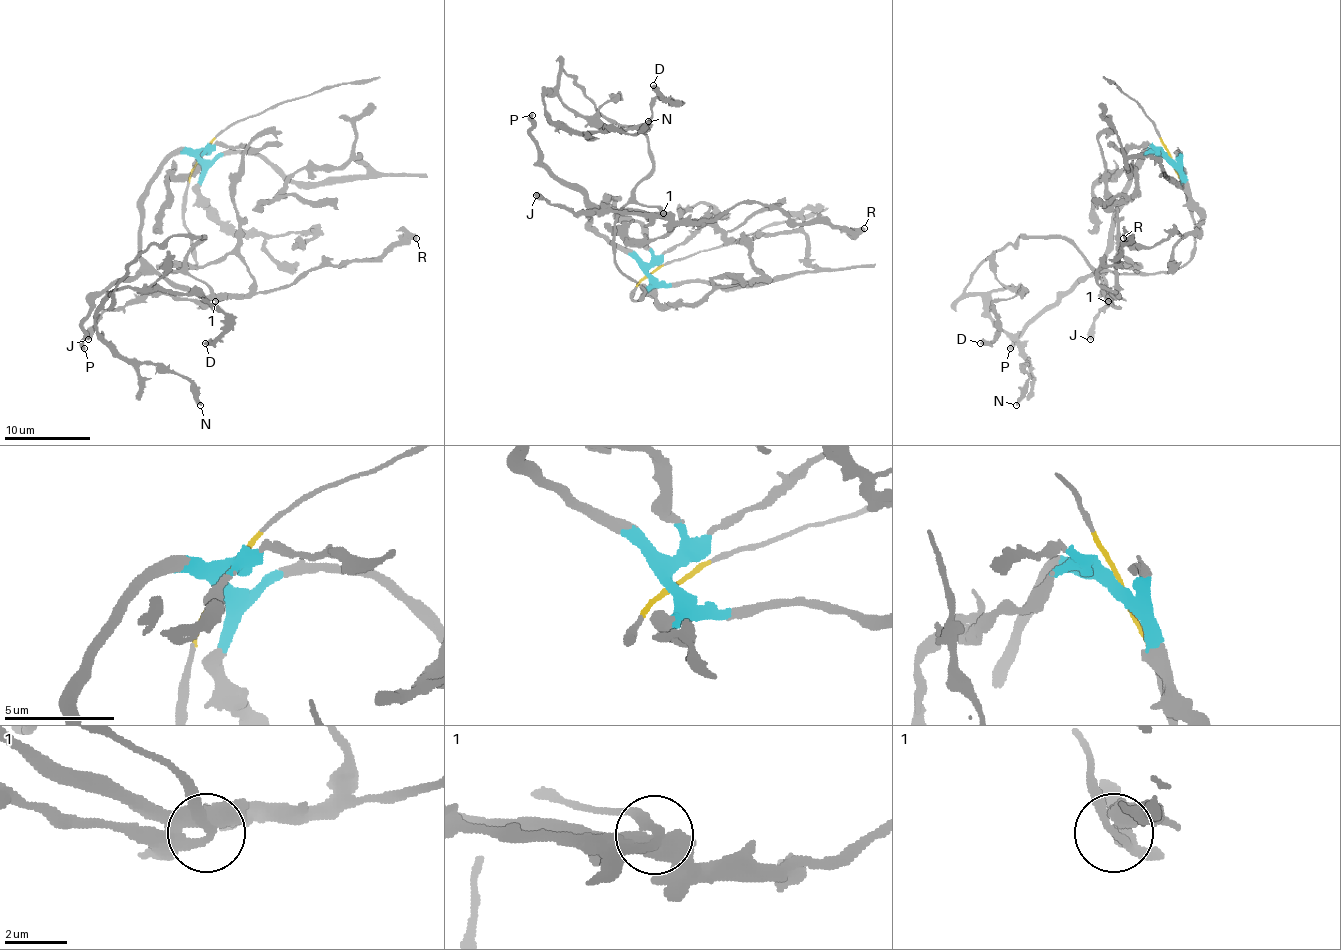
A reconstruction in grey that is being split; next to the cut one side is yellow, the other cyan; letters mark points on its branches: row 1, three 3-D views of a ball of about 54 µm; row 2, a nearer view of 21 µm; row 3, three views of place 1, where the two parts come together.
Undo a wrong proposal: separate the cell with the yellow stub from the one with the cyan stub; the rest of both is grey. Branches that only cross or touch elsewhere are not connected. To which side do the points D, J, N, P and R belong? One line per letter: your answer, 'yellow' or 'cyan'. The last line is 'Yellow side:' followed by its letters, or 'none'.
D: yellow
J: yellow
N: yellow
P: cyan
R: cyan
Yellow side: D, J, N

